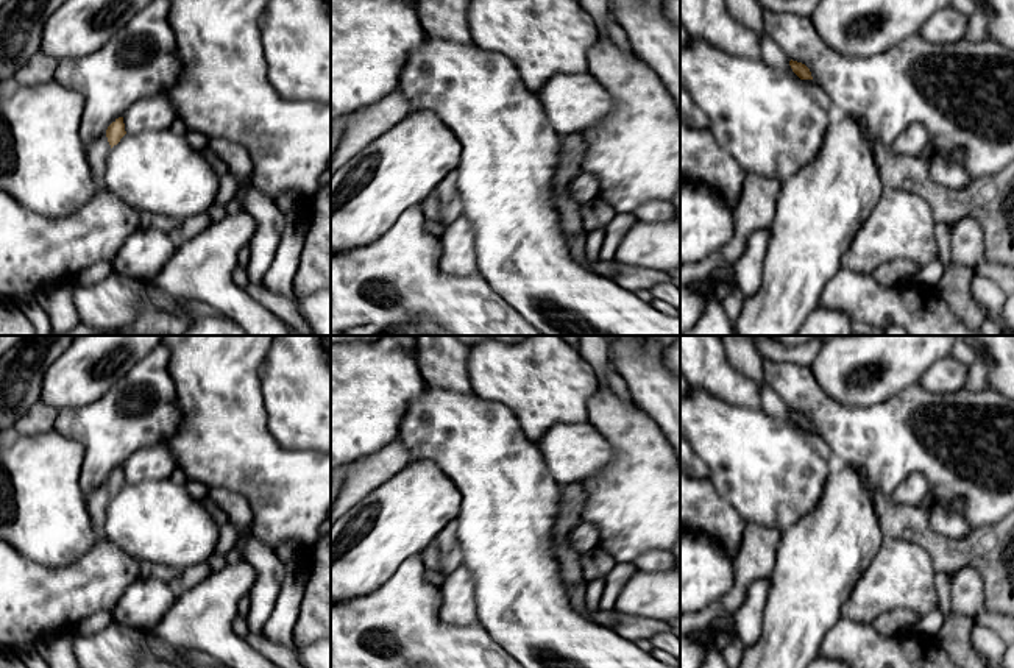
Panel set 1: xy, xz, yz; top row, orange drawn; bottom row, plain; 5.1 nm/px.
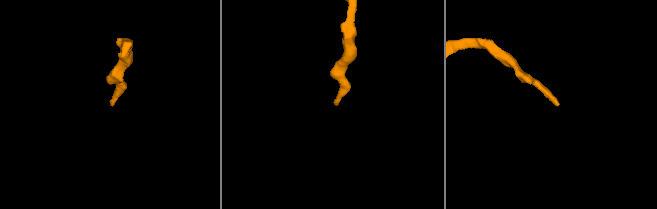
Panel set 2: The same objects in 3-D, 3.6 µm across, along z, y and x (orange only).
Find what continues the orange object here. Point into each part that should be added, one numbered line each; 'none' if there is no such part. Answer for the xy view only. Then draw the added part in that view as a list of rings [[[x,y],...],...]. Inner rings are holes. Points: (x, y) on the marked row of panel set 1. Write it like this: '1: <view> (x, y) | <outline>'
1: xy (97, 152) | [[[106,133],[87,145],[87,161],[97,183],[103,183],[109,151],[111,145],[108,142]]]

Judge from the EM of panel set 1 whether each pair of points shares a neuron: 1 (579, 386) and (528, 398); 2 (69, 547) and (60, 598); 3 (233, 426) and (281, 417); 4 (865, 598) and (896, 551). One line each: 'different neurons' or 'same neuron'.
1: same neuron
2: different neurons
3: different neurons
4: same neuron

